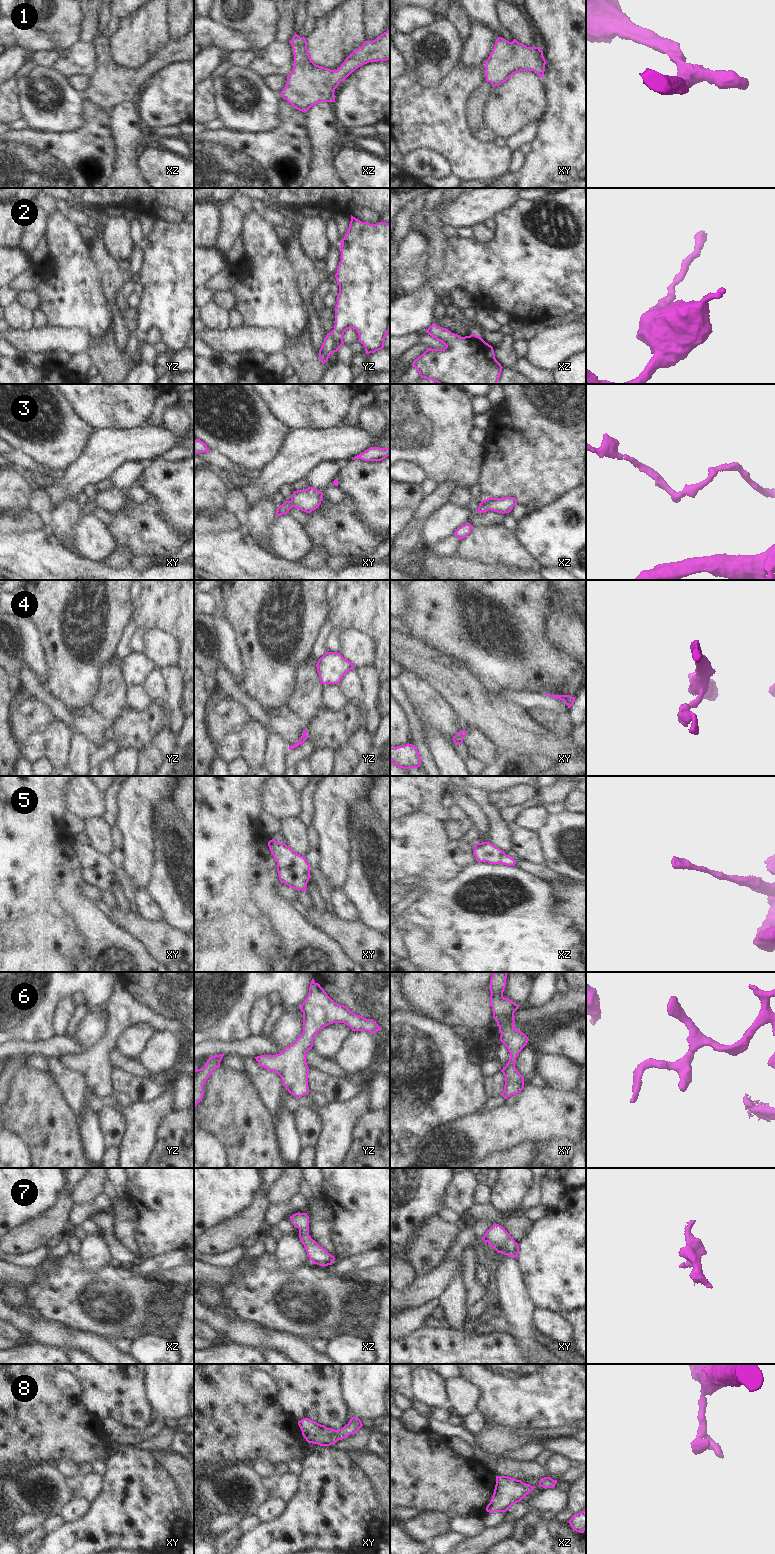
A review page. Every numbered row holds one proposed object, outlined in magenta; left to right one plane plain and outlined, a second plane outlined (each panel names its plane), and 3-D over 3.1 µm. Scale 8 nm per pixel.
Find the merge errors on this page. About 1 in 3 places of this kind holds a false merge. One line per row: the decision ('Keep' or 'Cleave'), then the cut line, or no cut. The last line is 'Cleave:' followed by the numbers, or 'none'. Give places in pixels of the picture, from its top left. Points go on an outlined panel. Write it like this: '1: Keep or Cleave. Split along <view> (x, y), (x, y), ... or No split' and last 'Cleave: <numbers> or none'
1: Keep. No split
2: Keep. No split
3: Keep. No split
4: Keep. No split
5: Keep. No split
6: Keep. No split
7: Keep. No split
8: Keep. No split
Cleave: none.

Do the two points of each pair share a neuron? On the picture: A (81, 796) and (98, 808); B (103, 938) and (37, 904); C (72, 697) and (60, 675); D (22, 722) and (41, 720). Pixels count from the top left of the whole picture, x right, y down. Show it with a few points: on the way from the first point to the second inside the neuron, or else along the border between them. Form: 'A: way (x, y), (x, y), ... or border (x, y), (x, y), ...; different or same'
A: way (85, 800), (94, 807); same
B: border (54, 886), (54, 906), (56, 909); different
C: way (72, 692), (72, 687), (65, 680); same
D: way (27, 722), (36, 722); same

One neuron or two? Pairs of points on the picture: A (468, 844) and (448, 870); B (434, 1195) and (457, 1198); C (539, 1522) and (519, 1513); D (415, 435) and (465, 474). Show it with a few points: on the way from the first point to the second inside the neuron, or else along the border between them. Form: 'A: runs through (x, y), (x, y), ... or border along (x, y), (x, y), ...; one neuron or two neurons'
A: runs through (462, 850), (452, 864); one neuron
B: border along (454, 1178), (445, 1195), (444, 1207); two neurons
C: border along (544, 1510), (531, 1509), (514, 1522); two neurons
D: runs through (427, 436), (453, 462); one neuron

